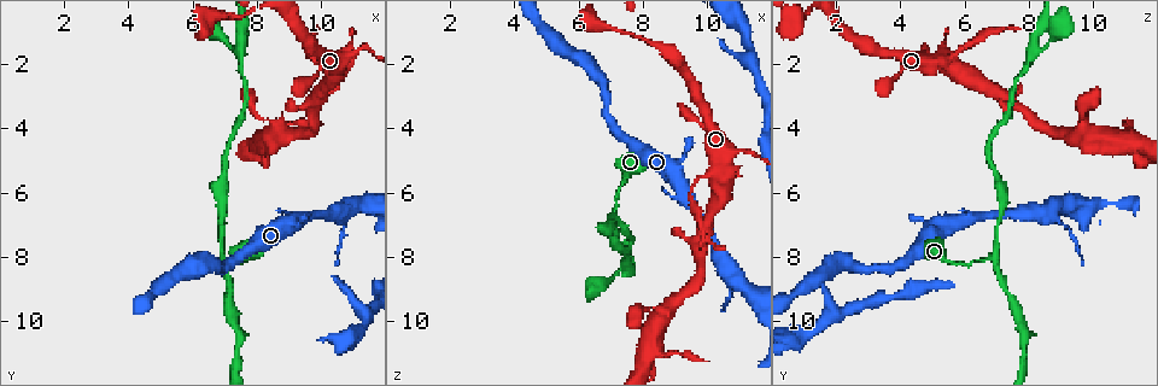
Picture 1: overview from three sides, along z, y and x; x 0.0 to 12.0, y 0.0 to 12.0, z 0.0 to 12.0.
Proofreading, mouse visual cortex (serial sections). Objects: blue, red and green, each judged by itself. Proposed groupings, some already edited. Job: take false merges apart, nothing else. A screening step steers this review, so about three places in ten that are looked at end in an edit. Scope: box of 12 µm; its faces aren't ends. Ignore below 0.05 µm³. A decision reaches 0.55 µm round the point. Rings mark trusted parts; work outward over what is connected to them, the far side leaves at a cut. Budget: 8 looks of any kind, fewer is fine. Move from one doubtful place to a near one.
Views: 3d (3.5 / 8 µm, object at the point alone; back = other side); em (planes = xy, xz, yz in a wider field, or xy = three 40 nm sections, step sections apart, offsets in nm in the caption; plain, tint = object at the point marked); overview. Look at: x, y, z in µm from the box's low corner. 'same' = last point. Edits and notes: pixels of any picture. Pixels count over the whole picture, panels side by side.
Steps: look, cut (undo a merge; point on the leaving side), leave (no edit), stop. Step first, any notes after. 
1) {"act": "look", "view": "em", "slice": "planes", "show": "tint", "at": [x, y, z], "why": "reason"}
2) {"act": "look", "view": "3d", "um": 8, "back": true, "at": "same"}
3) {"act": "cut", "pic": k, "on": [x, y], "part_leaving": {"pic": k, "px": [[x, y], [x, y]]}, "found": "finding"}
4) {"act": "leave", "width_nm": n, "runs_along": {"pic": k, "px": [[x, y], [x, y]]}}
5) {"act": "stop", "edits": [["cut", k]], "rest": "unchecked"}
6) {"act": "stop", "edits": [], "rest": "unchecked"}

{"act": "look", "view": "3d", "um": 3.5, "back": true, "at": [7.0, 8.1, 6.9], "why": "a narrow waist"}

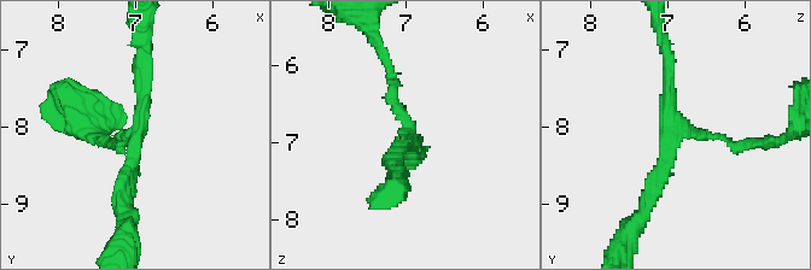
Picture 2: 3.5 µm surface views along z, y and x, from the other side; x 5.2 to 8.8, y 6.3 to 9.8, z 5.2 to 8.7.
{"act": "look", "view": "em", "slice": "xy", "step": 1, "show": "tint", "at": [6.95, 8.05, 6.85], "why": "shape alone is not enough"}

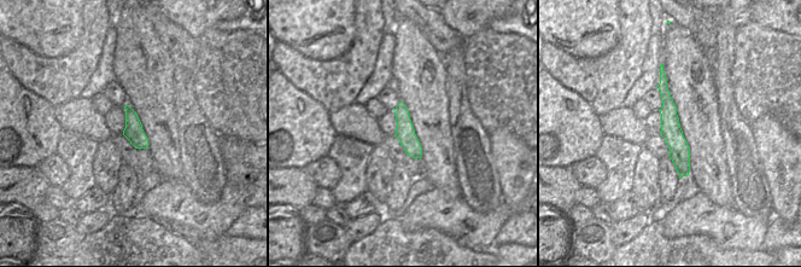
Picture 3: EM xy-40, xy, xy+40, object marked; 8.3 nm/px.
{"act": "leave", "arms": 3, "arm_widths_nm": [150, 150, 200], "runs_along": {"pic": 3, "px": [[662, 76], [670, 128], [684, 173]]}, "found": "one cell here"}

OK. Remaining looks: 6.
{"act": "look", "view": "3d", "um": 3.5, "back": true, "at": [7.4, 1.7, 8.2], "why": "three arms meet"}

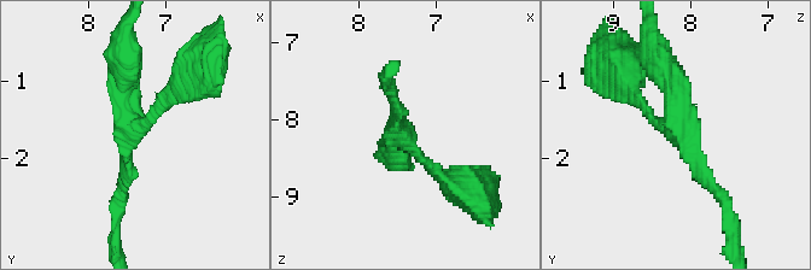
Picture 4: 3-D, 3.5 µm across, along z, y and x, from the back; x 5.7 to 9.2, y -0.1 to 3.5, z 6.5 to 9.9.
{"act": "look", "view": "em", "slice": "planes", "show": "tint", "at": [7.45, 1.65, 8.25]}

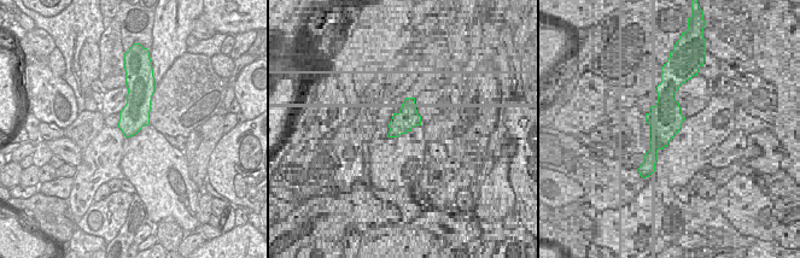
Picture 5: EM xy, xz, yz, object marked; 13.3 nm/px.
{"act": "leave", "arms": 3, "runs_along": {"pic": 4, "px": [[721, 194], [628, 83]]}, "found": "continuous, no second cell"}

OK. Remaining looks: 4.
{"act": "look", "view": "3d", "um": 8, "back": true, "at": [10.2, 1.9, 5.4], "why": "arms part here"}

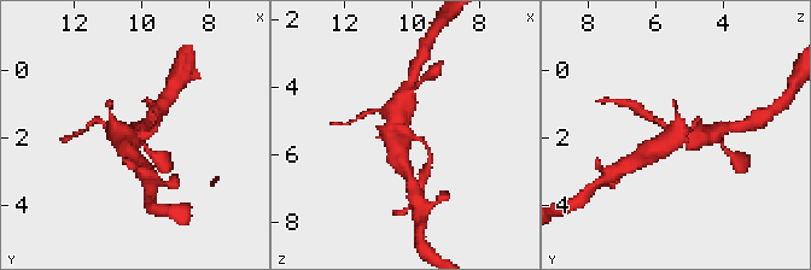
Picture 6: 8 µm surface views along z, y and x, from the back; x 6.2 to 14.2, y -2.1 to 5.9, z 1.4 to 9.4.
{"act": "look", "view": "em", "slice": "xy", "step": 2, "show": "tint", "at": [10.3, 1.9, 5.4]}

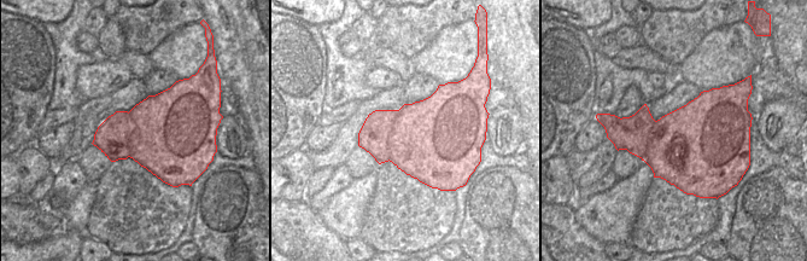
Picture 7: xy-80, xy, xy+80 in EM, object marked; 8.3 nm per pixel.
{"act": "cut", "pic": 6, "on": [648, 116], "found": "two cells meet here"}

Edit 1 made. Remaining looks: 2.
{"act": "stop", "edits": [["cut", 6]], "rest": "unchecked"}

